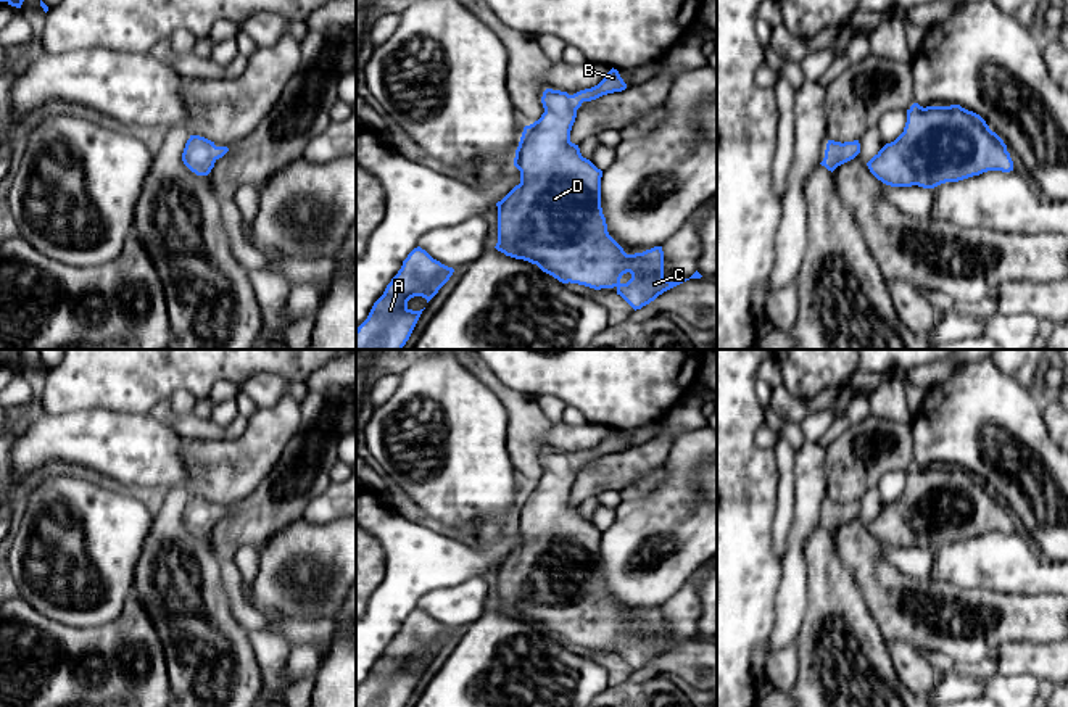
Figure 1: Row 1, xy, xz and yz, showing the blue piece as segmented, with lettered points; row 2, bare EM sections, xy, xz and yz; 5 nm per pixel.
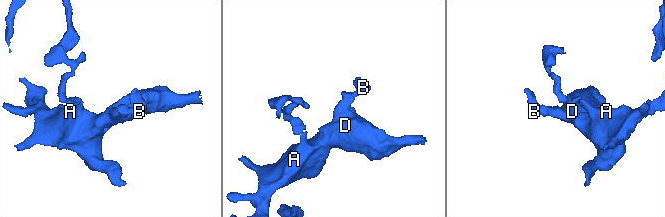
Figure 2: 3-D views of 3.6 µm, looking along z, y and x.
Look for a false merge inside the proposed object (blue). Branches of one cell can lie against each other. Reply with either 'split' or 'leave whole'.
leave whole

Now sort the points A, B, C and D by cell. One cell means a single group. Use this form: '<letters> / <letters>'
A B C D

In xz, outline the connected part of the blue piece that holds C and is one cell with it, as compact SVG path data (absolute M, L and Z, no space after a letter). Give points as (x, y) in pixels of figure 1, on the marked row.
M612 68L598 85L573 95L543 92L544 113L524 127L515 150L520 184L496 203L495 248L536 264L562 283L594 290L615 287L636 311L689 279L670 282L664 277L662 246L627 254L609 235L601 208L602 171L570 142L583 101L625 89Z

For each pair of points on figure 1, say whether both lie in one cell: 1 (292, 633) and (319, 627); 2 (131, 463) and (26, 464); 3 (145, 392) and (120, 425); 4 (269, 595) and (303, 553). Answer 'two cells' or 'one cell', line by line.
1: one cell
2: one cell
3: two cells
4: one cell

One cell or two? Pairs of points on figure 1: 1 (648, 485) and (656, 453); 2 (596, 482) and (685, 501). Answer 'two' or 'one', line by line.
1: two
2: two

